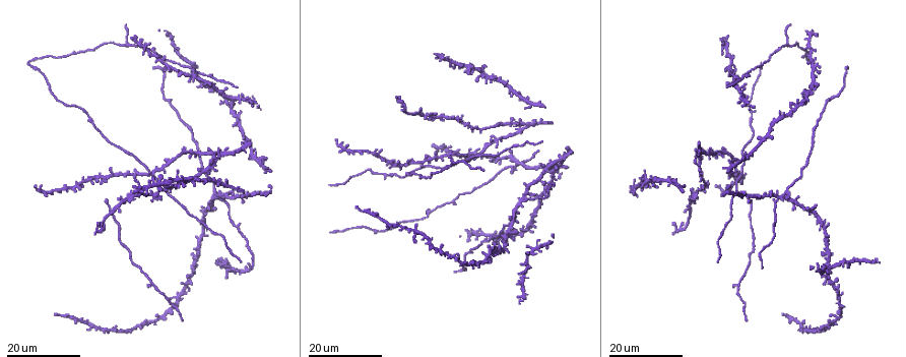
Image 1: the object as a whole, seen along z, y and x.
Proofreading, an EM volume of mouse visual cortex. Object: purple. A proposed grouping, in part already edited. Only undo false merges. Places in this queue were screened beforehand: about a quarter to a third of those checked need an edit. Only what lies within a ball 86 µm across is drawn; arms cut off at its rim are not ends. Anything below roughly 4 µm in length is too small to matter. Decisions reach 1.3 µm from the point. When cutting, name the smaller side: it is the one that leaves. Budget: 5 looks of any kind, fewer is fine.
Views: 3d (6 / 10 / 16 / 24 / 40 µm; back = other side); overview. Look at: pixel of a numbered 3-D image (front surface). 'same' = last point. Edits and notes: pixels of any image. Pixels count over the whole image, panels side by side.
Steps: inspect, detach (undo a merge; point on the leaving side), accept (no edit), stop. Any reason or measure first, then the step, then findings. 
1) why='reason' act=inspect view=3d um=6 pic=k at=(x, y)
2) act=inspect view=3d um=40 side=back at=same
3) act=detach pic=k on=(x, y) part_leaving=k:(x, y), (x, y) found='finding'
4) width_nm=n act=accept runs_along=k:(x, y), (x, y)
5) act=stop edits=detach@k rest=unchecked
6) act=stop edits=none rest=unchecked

why='arms part here' act=inspect view=3d um=16 pic=1 at=(789, 47)

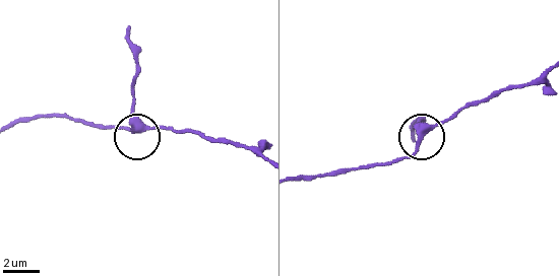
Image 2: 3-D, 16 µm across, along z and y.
act=inspect view=3d um=6 pic=2 at=(419, 136)

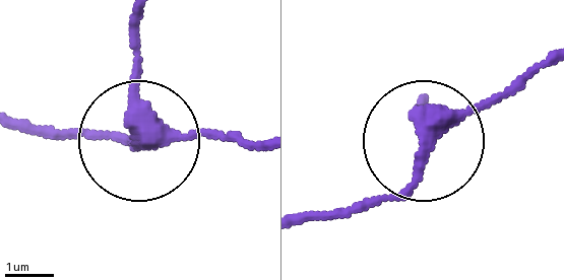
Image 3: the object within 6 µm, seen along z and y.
side_arm_um=6 act=accept found='one neuron here'

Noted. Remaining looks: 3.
why='three arms meet' act=inspect view=3d um=24 pic=1 at=(453, 203)

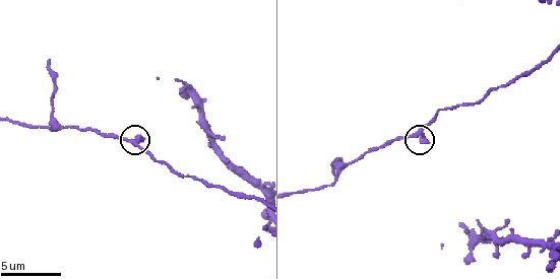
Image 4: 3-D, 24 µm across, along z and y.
act=inspect view=3d um=6 pic=4 at=(418, 133)

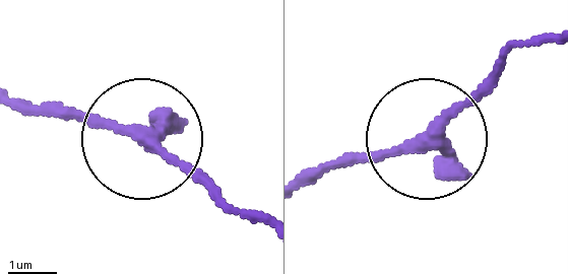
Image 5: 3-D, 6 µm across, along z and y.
side_arm_um=32 act=accept found='continuous, no second neuron'

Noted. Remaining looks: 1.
act=stop edits=none rest=unchecked

